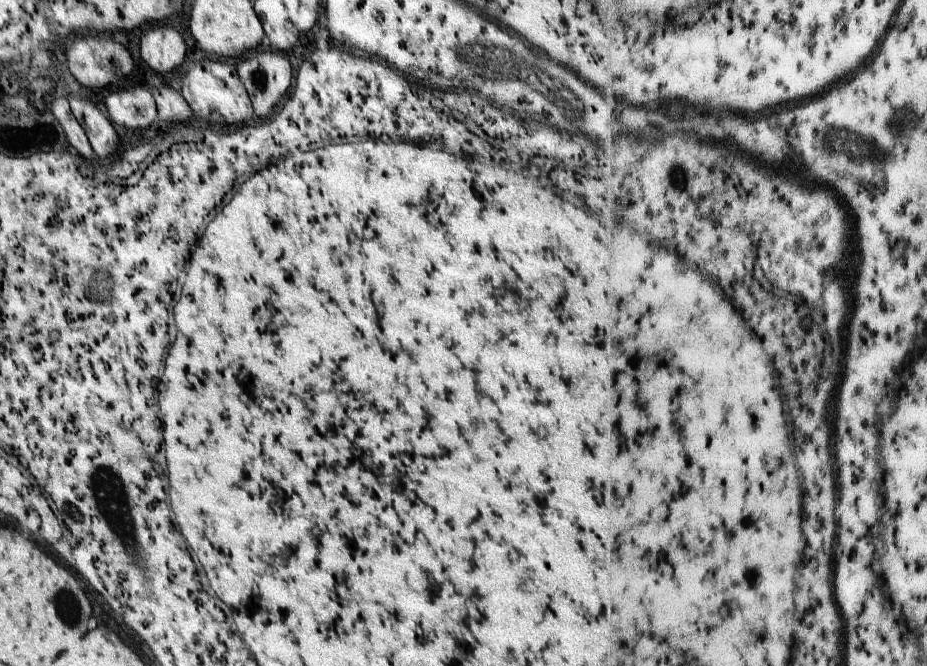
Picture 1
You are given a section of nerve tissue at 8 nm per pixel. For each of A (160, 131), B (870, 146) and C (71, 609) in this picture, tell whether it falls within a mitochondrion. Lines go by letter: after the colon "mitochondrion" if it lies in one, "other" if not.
A: other
B: mitochondrion
C: mitochondrion

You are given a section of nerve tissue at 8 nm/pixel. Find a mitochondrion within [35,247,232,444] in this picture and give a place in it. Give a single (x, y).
(102, 291)

